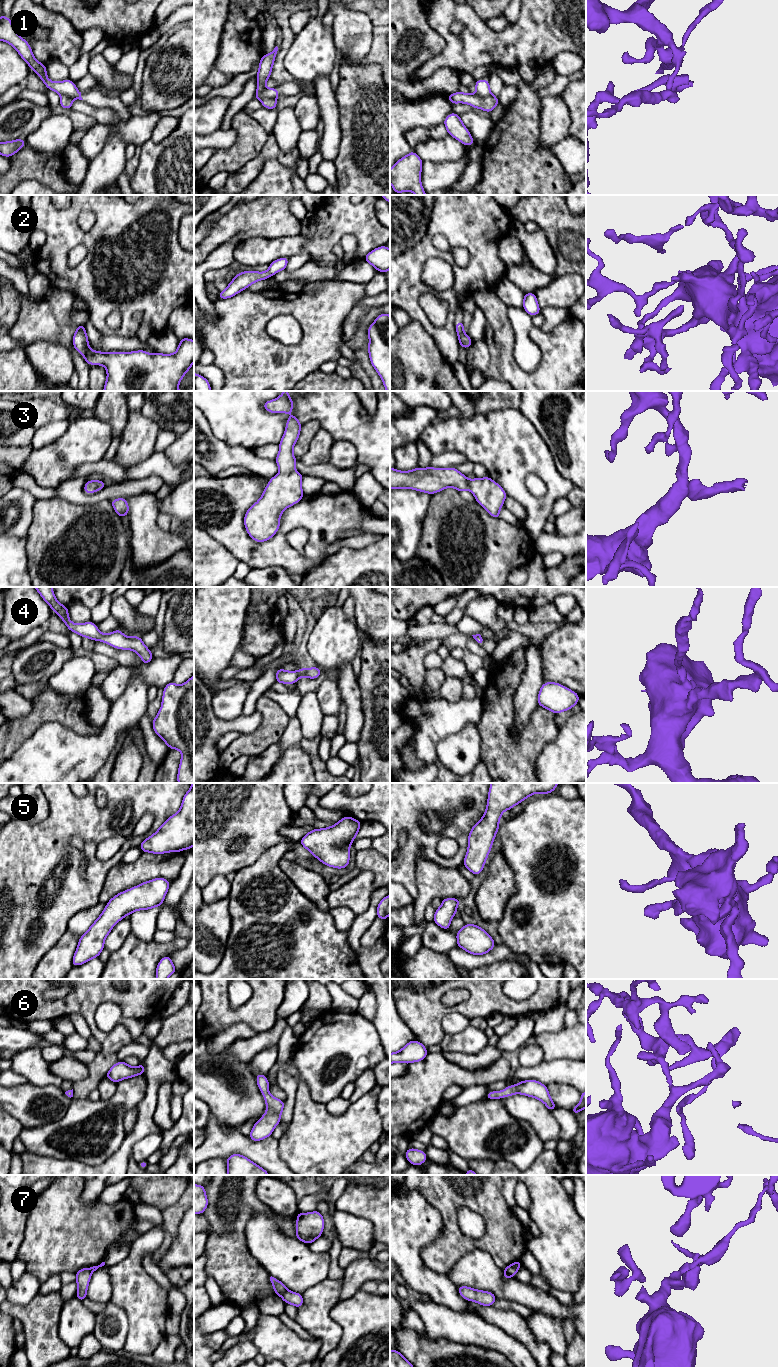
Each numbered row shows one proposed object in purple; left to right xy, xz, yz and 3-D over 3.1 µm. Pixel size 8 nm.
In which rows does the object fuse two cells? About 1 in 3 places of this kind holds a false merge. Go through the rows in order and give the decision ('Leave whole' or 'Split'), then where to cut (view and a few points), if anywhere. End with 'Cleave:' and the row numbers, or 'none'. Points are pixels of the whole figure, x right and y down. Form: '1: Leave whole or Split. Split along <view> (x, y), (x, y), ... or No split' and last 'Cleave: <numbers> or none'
1: Split. Split along xz (261, 91), (263, 95), (275, 98)
2: Leave whole. No split
3: Leave whole. No split
4: Leave whole. No split
5: Leave whole. No split
6: Leave whole. No split
7: Split. Split along xz (287, 1289), (281, 1296)
Cleave: 1, 7

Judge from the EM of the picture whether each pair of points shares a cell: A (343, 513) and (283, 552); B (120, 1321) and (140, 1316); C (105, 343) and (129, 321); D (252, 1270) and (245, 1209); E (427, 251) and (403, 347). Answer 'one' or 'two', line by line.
A: one
B: two
C: two
D: one
E: two

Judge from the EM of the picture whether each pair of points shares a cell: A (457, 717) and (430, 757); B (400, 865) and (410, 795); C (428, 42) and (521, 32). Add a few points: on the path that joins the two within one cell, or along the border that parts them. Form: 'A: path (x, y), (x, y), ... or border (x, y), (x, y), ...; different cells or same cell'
A: path (446, 725), (430, 741), (430, 746); same cell
B: path (413, 848), (413, 812); same cell
C: border (429, 23), (445, 40), (445, 47), (431, 59); different cells

